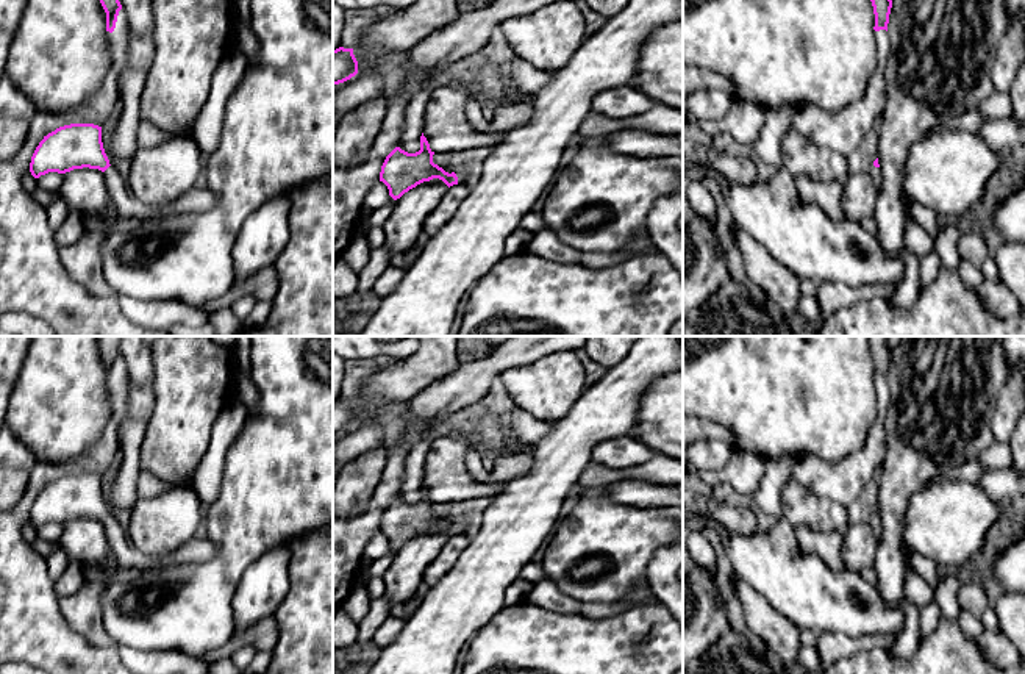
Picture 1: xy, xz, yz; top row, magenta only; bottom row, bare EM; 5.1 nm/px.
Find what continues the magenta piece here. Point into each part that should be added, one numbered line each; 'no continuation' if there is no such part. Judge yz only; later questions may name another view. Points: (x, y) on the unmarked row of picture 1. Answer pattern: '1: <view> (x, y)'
1: yz (875, 523)

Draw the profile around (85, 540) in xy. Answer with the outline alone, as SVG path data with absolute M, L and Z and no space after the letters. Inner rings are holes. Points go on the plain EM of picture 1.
M83 518L62 525L58 546L69 558L81 563L100 563L112 552L105 522Z

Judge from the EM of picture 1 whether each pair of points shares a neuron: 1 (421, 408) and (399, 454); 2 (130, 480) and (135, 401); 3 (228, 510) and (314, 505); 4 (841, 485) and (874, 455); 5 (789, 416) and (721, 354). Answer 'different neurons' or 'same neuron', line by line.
1: different neurons
2: same neuron
3: same neuron
4: same neuron
5: same neuron

